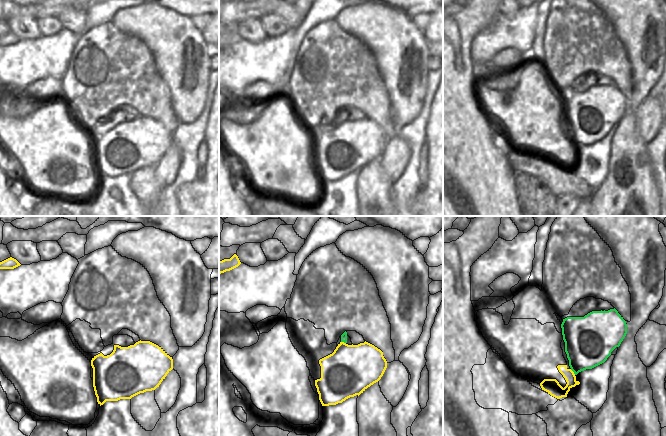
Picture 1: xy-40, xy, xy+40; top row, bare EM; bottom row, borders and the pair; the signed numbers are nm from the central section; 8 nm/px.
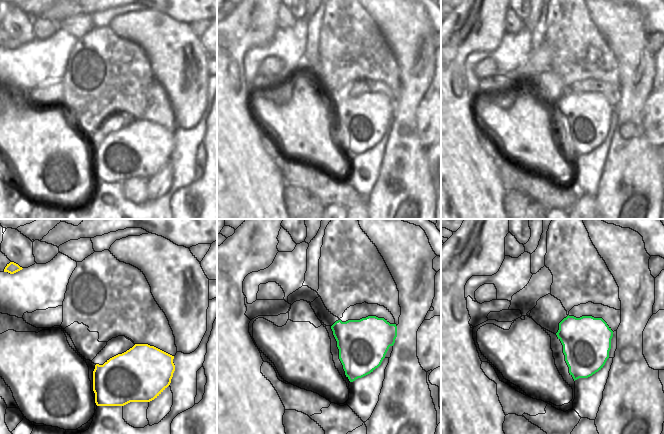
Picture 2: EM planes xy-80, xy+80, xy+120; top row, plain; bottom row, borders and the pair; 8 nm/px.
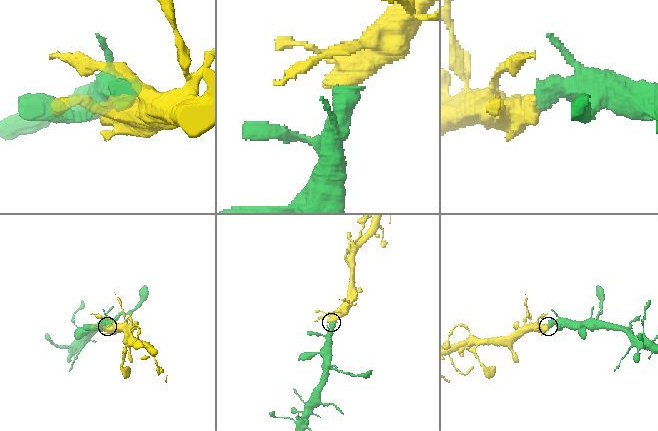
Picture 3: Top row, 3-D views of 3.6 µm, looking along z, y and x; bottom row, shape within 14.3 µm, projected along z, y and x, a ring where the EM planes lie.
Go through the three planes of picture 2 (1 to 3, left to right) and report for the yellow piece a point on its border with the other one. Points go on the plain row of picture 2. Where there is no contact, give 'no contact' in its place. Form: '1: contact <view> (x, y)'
1: no contact
2: no contact
3: no contact

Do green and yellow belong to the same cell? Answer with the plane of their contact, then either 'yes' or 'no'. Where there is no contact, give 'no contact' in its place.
contact in xy+40; yes

